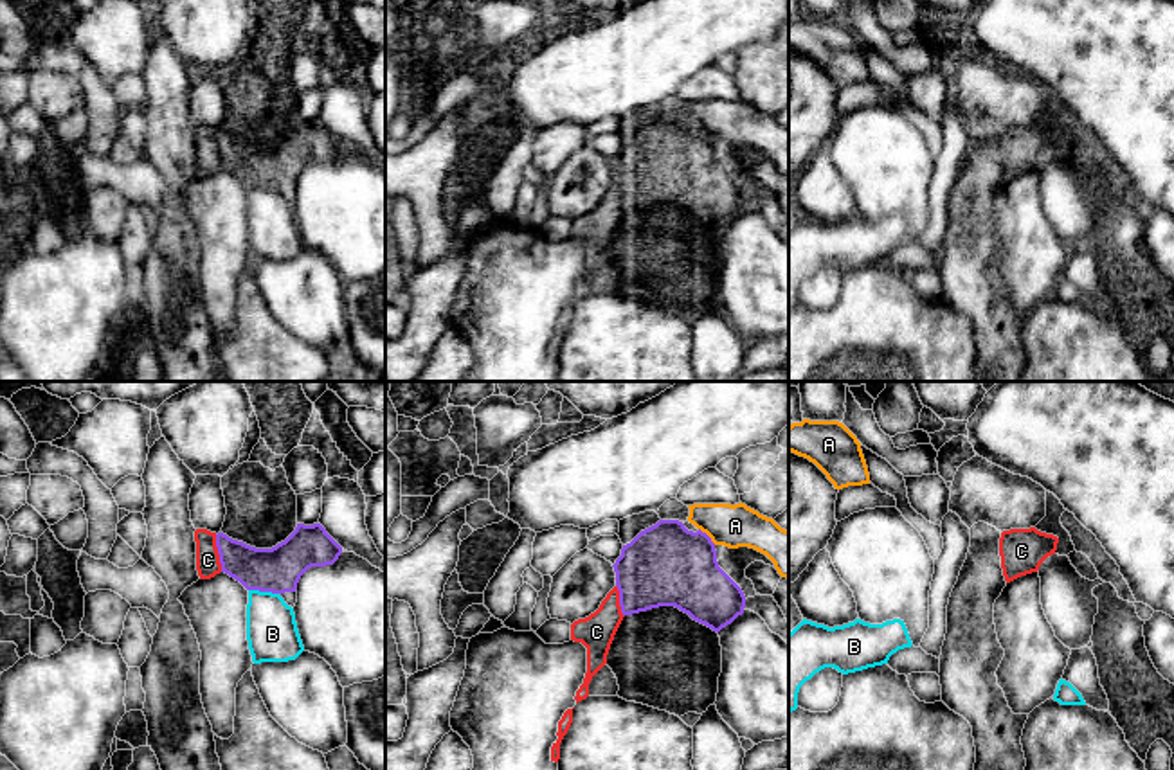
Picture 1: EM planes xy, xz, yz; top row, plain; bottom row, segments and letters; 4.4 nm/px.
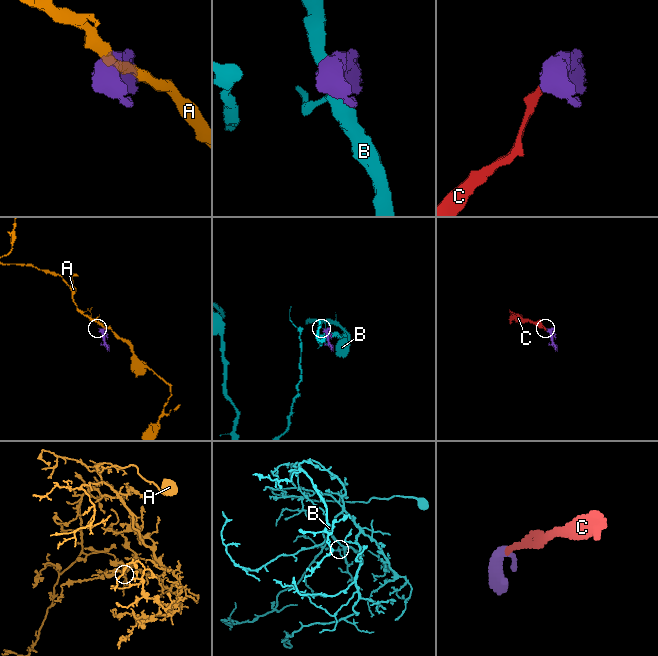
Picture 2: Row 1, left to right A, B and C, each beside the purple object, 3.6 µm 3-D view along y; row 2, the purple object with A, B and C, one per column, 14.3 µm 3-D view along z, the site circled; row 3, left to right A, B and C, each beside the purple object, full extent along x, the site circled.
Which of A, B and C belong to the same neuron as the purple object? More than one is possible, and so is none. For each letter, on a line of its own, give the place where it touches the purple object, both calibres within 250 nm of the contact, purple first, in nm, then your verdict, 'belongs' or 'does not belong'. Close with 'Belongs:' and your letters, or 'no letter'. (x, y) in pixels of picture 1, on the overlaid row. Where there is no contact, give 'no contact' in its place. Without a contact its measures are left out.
A: xz (708, 537) | 360/190 nm | does not belong
B: xy (263, 590) | 200/220 nm | does not belong
C: xy (218, 553) | 190/110 nm | belongs
Belongs: C

